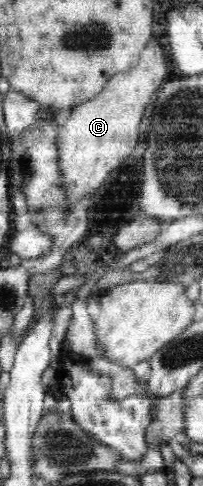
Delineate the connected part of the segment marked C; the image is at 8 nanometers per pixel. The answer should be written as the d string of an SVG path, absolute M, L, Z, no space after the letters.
M152 36L140 52L136 65L112 75L96 97L77 105L70 117L61 123L56 137L57 167L60 169L60 187L66 189L70 205L96 191L110 171L130 157L138 145L138 125L142 115L166 77L170 75L162 44Z

